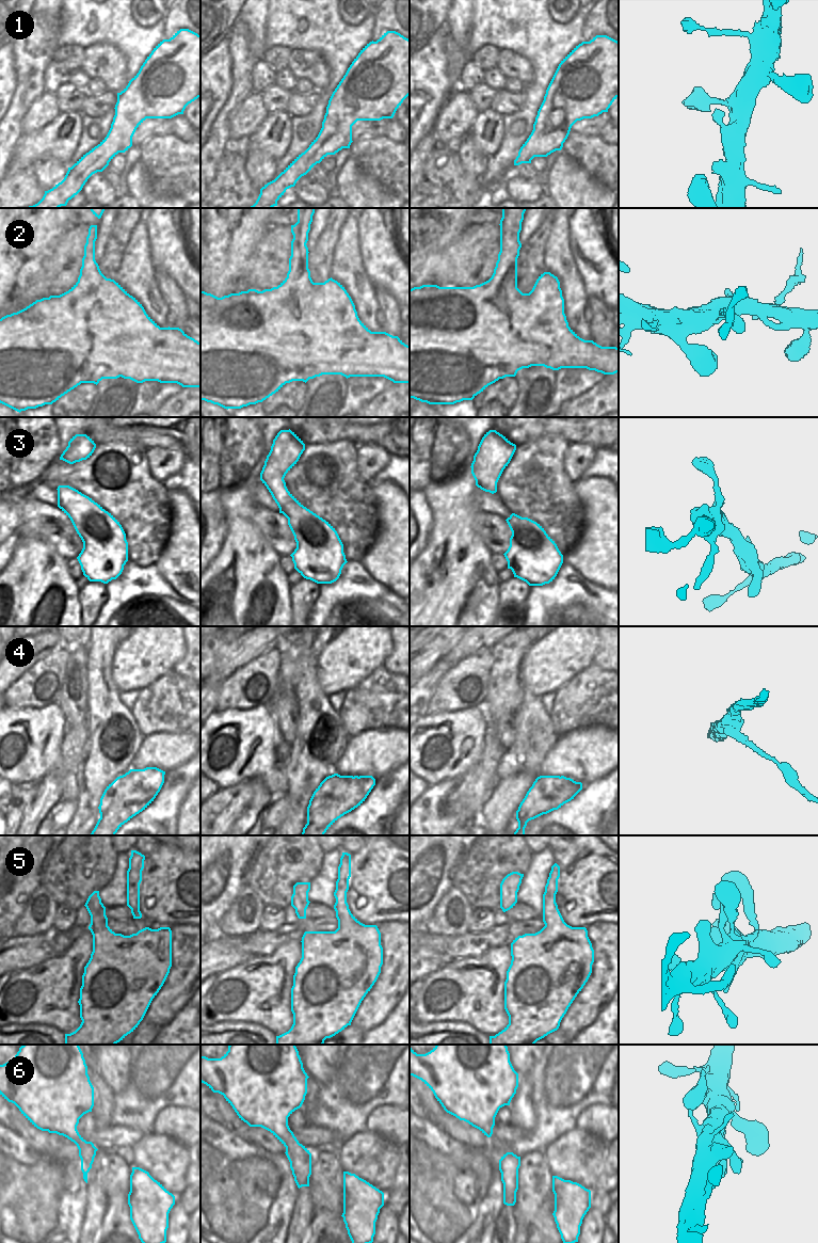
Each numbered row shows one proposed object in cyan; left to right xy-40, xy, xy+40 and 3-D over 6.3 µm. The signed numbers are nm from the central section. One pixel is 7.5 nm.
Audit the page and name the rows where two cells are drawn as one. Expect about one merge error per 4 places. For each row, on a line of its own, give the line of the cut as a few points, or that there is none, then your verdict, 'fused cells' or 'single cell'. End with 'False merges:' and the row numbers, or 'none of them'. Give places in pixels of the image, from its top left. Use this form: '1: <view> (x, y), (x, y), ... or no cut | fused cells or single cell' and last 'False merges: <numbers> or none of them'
1: no cut | single cell
2: no cut | single cell
3: no cut | single cell
4: xy (362, 779), (358, 796), (333, 798), (324, 809), (307, 818) | fused cells
5: no cut | single cell
6: no cut | single cell
False merges: 4

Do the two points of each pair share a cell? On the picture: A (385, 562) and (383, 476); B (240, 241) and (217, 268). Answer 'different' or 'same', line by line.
A: different
B: same

